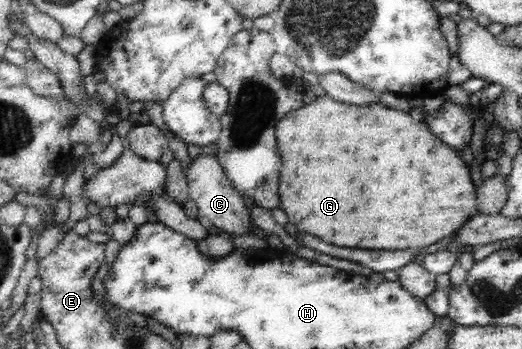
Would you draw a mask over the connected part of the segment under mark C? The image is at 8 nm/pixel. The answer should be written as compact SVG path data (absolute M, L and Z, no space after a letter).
M216 153L202 157L190 158L188 170L185 172L189 197L198 206L197 220L206 228L212 225L220 231L226 231L230 235L246 235L252 229L250 223L251 212L244 205L243 195L233 188L232 182L224 173L224 168L218 161Z

